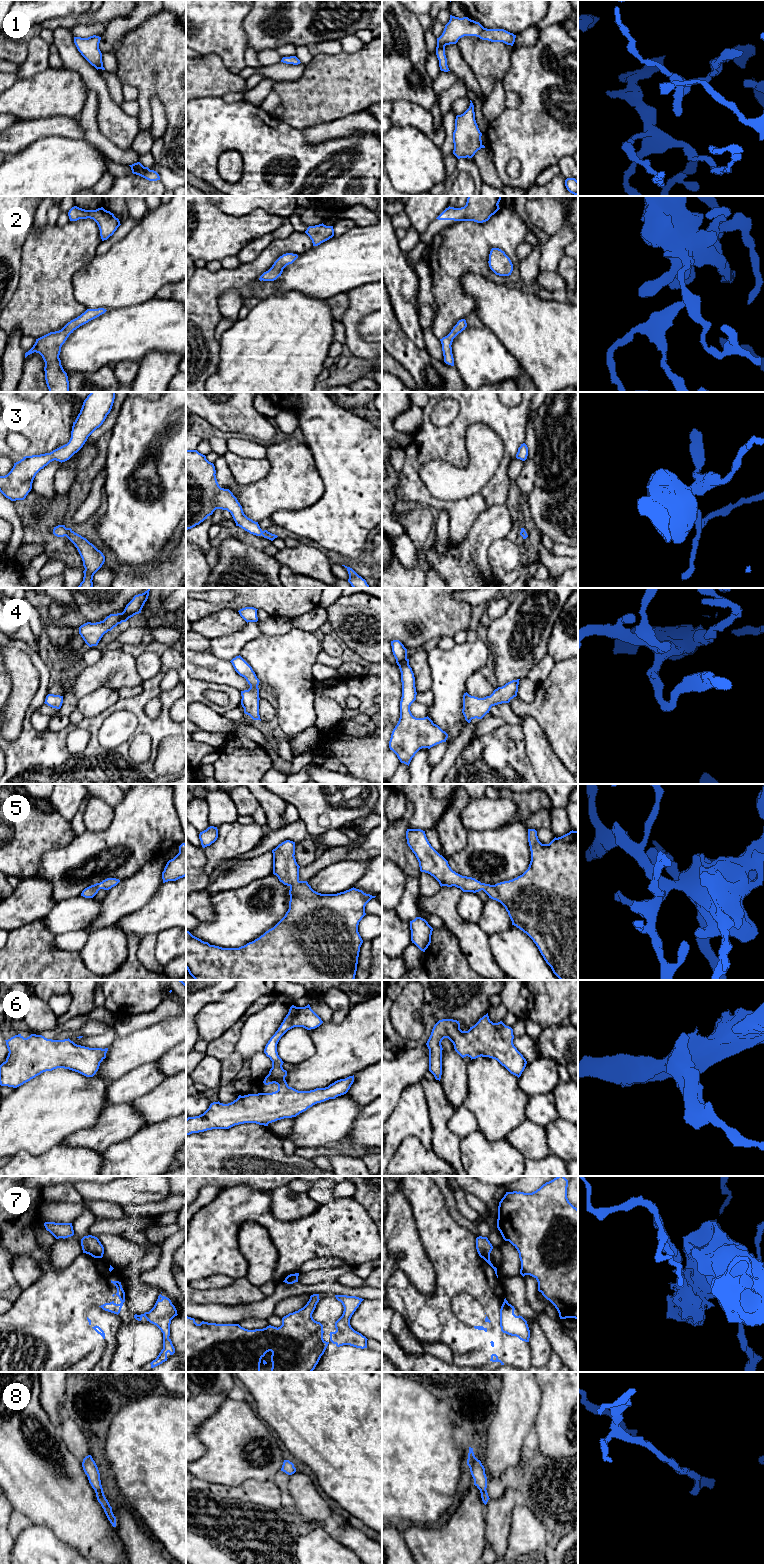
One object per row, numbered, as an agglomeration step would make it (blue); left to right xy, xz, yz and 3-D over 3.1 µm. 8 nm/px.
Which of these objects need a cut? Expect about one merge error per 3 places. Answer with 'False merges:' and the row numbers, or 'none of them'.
False merges: 7

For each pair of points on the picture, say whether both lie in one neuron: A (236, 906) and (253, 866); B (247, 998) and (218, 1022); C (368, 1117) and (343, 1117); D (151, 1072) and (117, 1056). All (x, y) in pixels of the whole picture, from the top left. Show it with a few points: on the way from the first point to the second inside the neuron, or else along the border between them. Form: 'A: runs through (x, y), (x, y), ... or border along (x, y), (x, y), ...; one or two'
A: border along (267, 875), (254, 879), (242, 886), (222, 890); two
B: runs through (240, 1000), (225, 1015); one
C: border along (362, 1106), (350, 1133), (345, 1138); two
D: border along (154, 1061), (137, 1066), (118, 1077); two

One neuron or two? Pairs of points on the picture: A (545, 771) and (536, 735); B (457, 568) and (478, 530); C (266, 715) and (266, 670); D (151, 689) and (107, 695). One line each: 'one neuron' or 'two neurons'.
A: one neuron
B: one neuron
C: two neurons
D: two neurons

